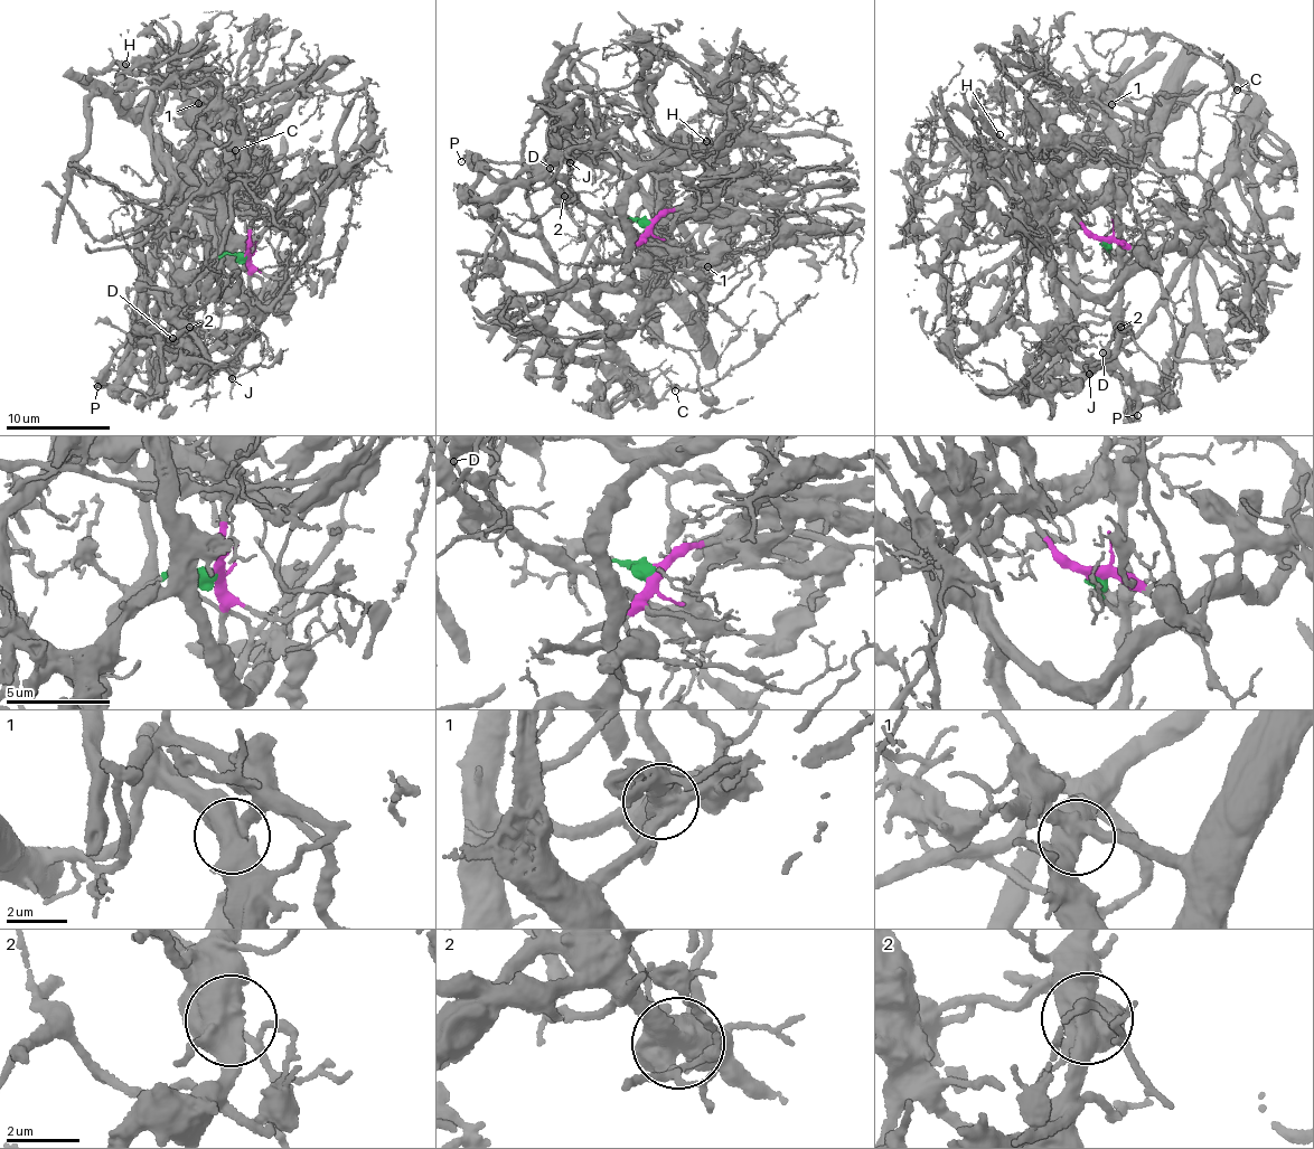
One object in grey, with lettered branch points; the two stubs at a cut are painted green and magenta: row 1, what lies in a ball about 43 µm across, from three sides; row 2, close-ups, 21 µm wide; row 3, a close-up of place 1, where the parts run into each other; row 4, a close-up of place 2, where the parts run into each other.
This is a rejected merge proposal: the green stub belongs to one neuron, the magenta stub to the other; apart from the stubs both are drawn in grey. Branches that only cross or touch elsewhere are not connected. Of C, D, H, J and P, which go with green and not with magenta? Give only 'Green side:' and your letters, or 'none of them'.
Green side: D, H, J, P

